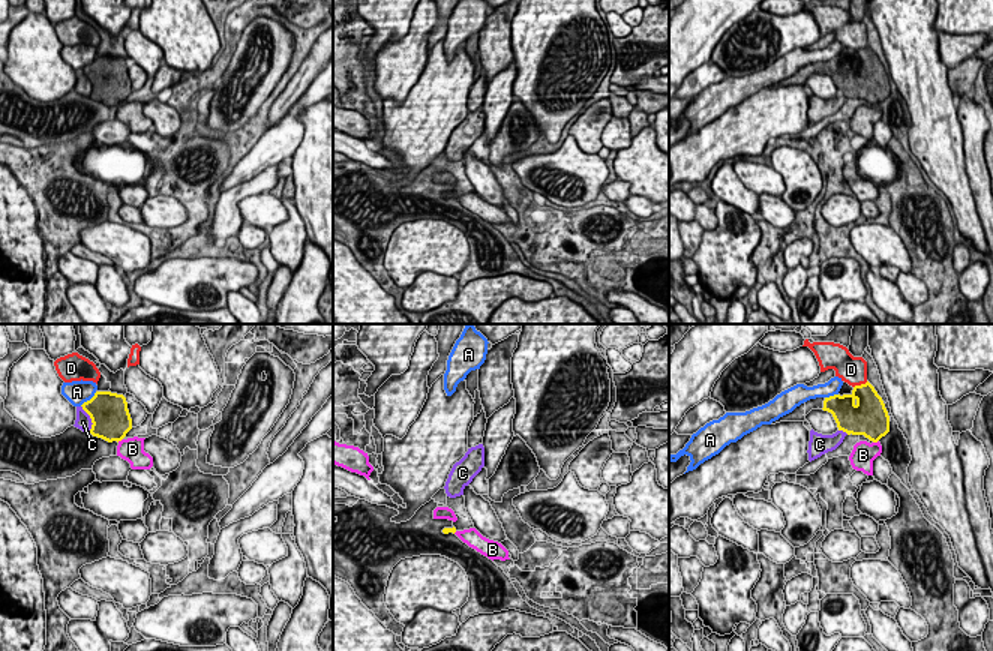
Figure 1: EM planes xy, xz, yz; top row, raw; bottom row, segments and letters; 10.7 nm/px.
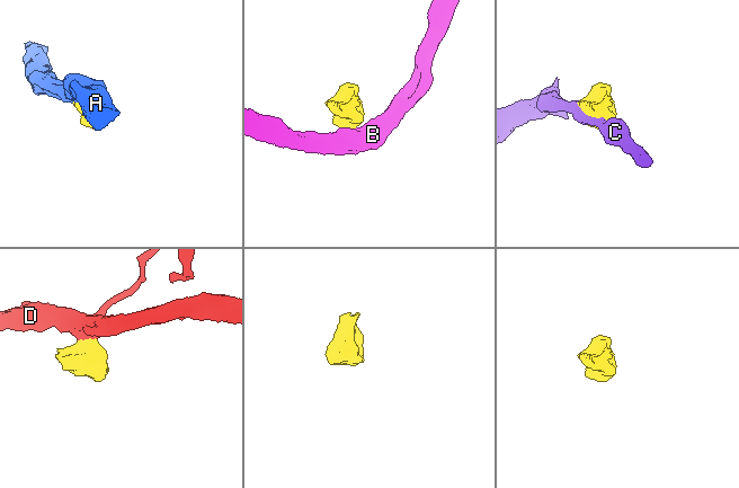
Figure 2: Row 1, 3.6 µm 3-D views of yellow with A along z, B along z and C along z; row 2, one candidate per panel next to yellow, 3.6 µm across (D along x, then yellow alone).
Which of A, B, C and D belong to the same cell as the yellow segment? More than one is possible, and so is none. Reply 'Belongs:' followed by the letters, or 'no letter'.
Belongs: B

